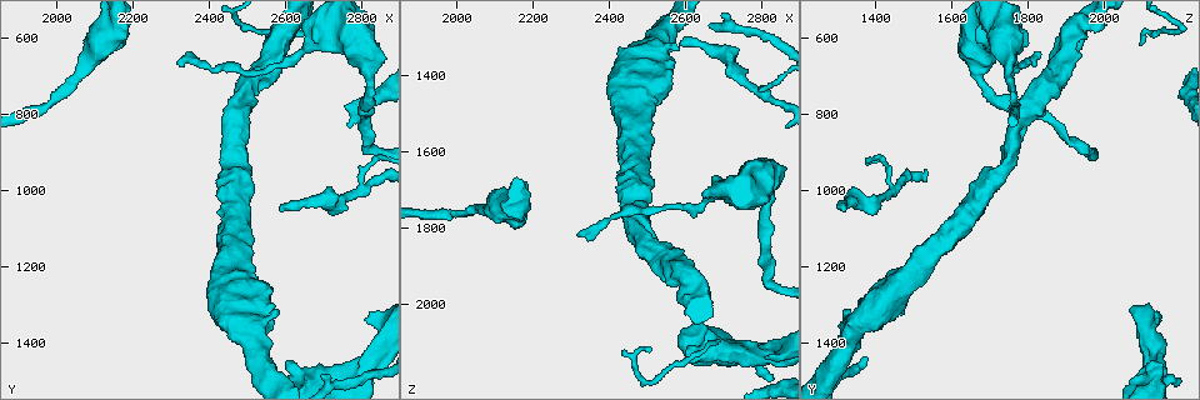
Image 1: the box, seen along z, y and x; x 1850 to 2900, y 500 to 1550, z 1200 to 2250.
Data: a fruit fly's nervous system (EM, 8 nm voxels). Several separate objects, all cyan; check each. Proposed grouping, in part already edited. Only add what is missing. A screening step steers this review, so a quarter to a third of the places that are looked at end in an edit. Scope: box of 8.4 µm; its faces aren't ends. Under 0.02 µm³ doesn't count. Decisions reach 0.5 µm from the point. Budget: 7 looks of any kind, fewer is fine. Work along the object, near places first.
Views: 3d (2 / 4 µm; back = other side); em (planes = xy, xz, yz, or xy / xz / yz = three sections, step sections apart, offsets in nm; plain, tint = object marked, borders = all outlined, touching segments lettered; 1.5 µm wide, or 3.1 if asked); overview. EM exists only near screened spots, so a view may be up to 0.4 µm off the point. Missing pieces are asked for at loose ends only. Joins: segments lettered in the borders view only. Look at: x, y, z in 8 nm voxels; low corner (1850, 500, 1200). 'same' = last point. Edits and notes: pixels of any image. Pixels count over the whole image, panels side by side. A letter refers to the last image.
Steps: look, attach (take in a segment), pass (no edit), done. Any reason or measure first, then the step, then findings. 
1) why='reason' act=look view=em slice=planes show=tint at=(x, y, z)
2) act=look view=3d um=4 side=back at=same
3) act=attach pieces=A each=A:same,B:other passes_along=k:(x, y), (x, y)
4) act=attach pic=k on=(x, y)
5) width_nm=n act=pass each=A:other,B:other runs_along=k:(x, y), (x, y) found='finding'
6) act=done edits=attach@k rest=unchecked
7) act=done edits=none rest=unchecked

act=look view=em slice=xy step=8 show=borders at=(2420, 1350, 1330)

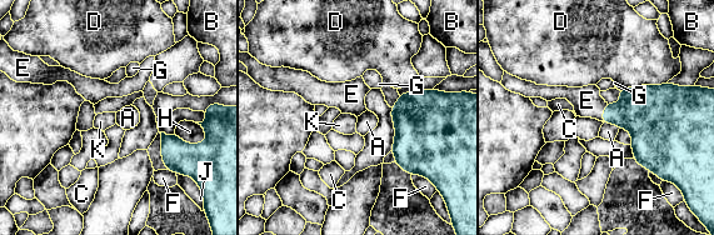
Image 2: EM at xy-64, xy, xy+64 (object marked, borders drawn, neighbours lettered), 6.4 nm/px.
why='another direction' act=look view=em slice=yz step=8 show=borders at=same

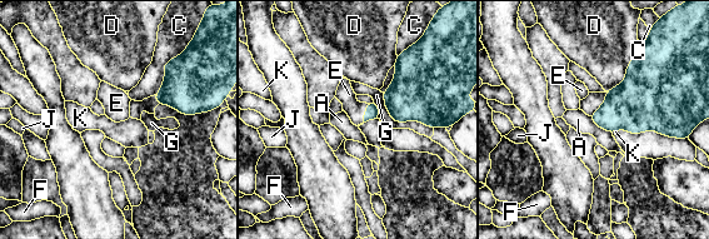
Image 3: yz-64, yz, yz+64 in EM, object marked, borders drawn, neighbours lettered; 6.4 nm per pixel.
longest_contact=G:400nm act=attach pieces=E each=A:other,C:other,D:other,E:same,F:other,G:other,J:other,K:other found='it goes on there'

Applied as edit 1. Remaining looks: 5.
why='branch stops here' act=look view=em slice=planes show=borders at=(2590, 1050, 1315)

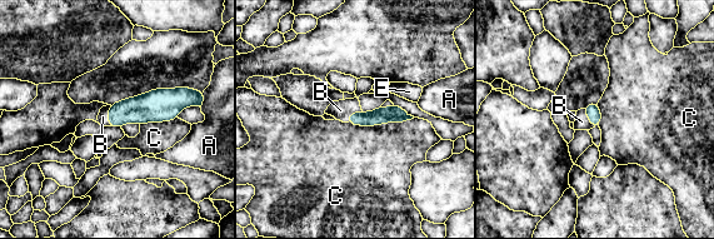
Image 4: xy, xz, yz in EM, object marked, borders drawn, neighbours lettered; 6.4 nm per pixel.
act=attach pieces=B each=A:other,B:same,C:other,E:other passes_along=4:(146, 108), (109, 115), (103, 116) found='it goes on there'

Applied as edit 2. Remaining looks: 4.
why='branch stops here' act=look view=3d um=4 at=(2320, 680, 1815)

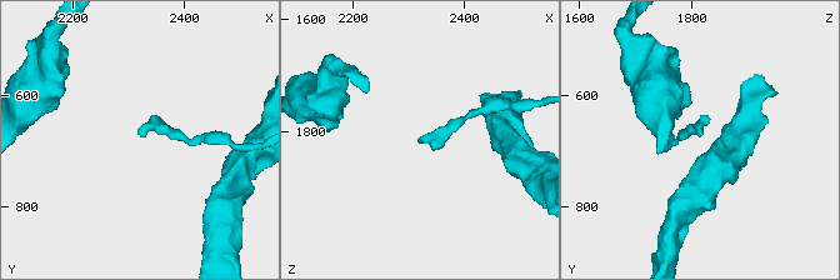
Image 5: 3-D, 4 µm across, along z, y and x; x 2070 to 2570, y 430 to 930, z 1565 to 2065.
why='now the EM' act=look view=em slice=xy step=4 show=borders at=(2325, 675, 1815)

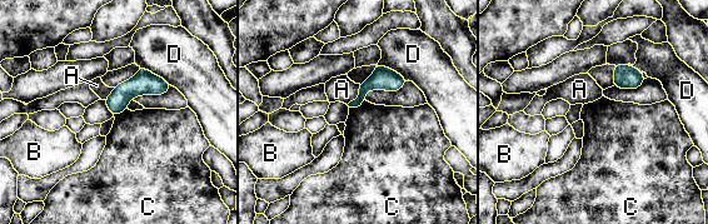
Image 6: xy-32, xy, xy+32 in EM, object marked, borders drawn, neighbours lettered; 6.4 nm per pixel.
act=pass each=A:other,B:other,C:other,D:other border=6:(365, 100), (357, 106), (349, 108) found='none of them fits'

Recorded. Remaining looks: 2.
act=done edits=attach@3,attach@4 rest=unchecked

